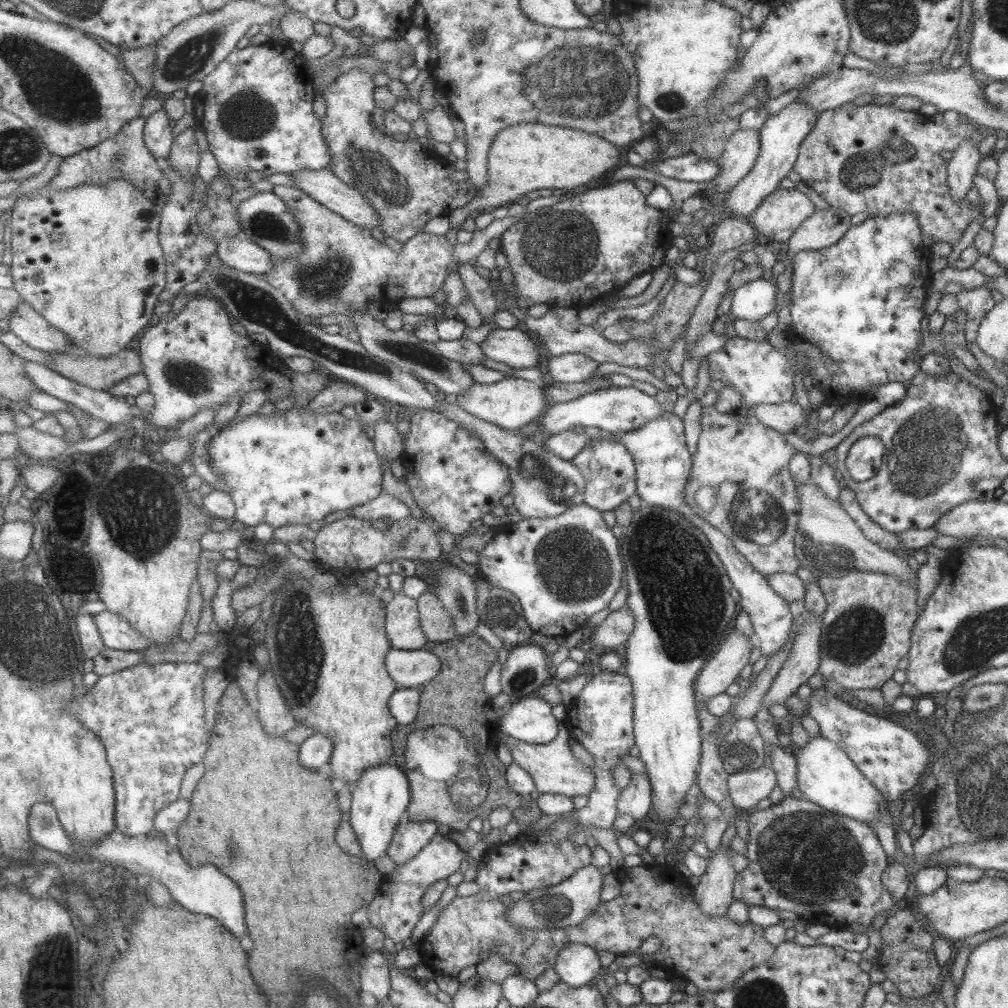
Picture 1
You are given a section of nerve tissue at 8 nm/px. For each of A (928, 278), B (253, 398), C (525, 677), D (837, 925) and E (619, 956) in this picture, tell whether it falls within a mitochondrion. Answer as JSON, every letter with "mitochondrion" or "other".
{"A":"other","B":"other","C":"mitochondrion","D":"other","E":"other"}

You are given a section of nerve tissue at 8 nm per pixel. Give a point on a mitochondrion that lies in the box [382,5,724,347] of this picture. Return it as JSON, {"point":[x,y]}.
{"point":[588,83]}

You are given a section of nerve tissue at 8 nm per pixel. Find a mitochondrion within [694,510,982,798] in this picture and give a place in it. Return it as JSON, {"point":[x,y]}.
{"point":[858,634]}

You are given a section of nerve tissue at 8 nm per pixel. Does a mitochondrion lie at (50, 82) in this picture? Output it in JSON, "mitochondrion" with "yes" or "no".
{"mitochondrion":"yes"}

